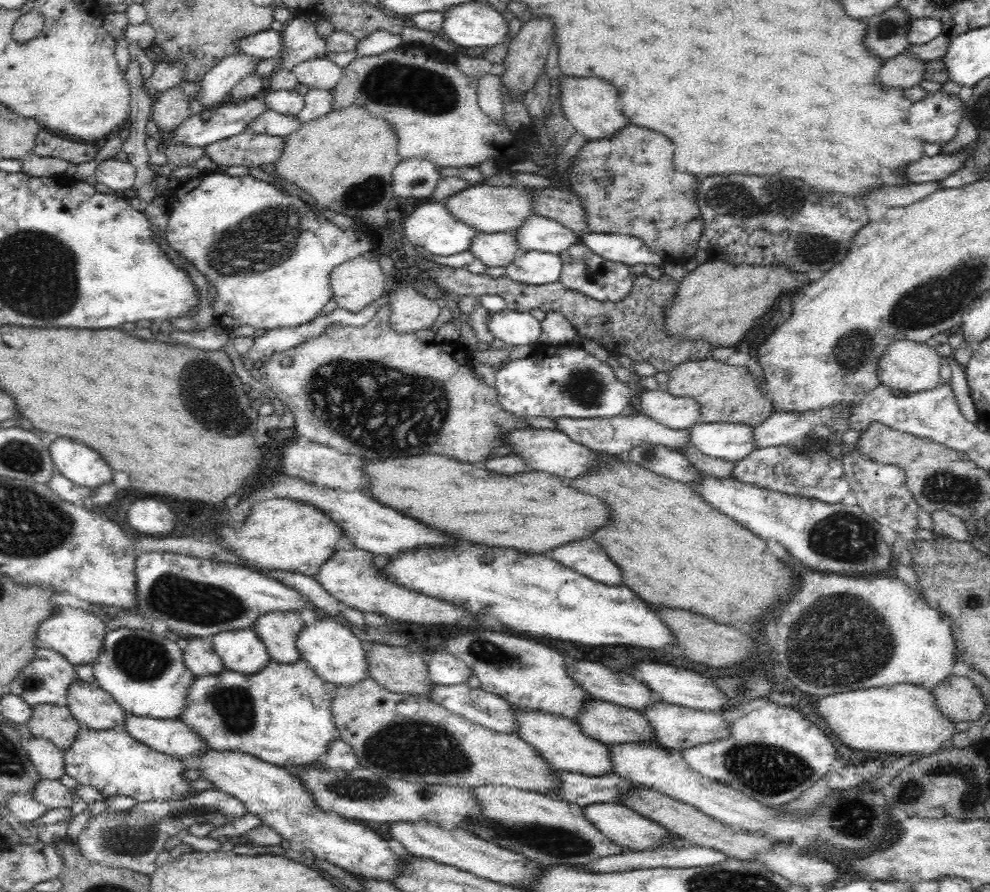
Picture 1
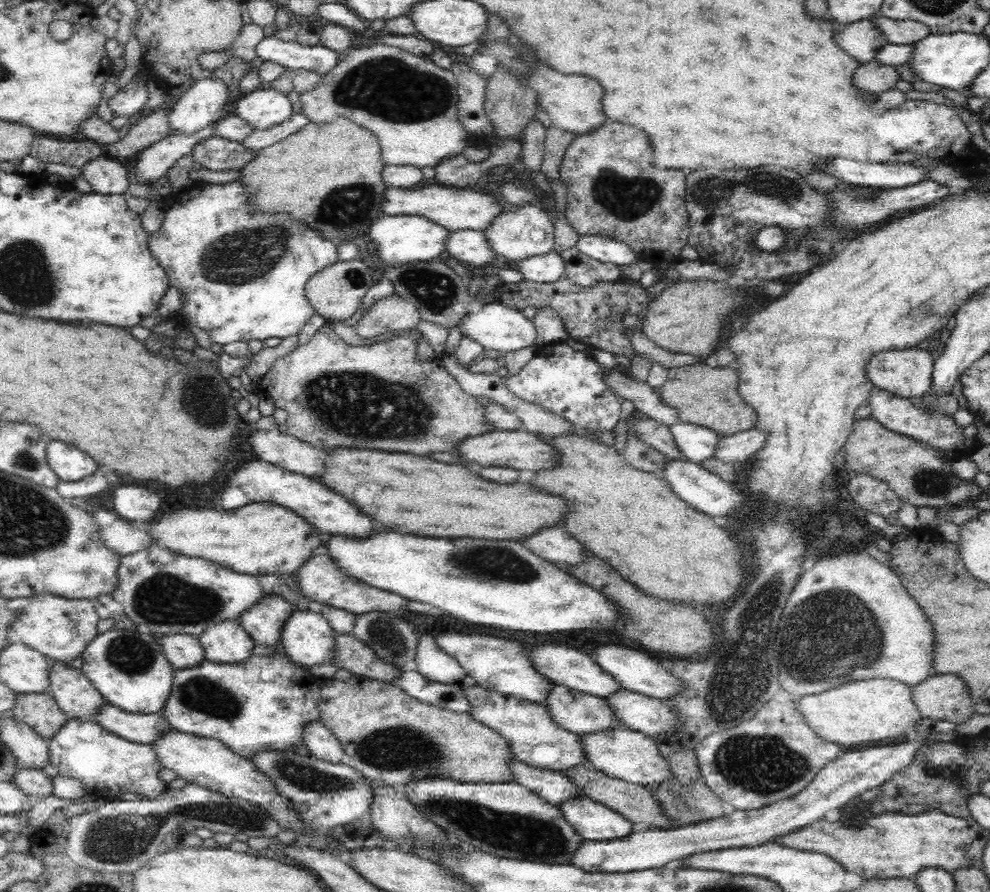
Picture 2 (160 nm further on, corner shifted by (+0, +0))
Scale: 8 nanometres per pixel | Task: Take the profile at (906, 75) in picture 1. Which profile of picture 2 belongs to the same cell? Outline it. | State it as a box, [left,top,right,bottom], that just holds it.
[853,61,900,96]

